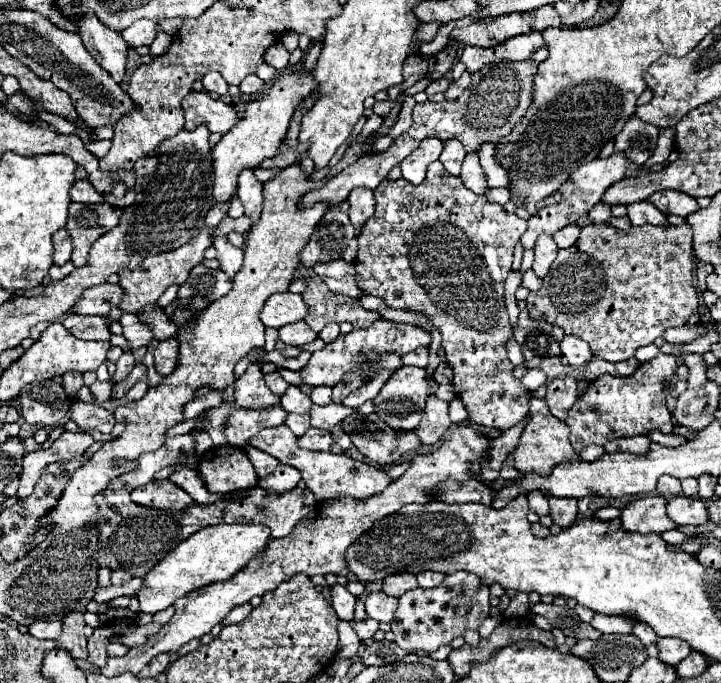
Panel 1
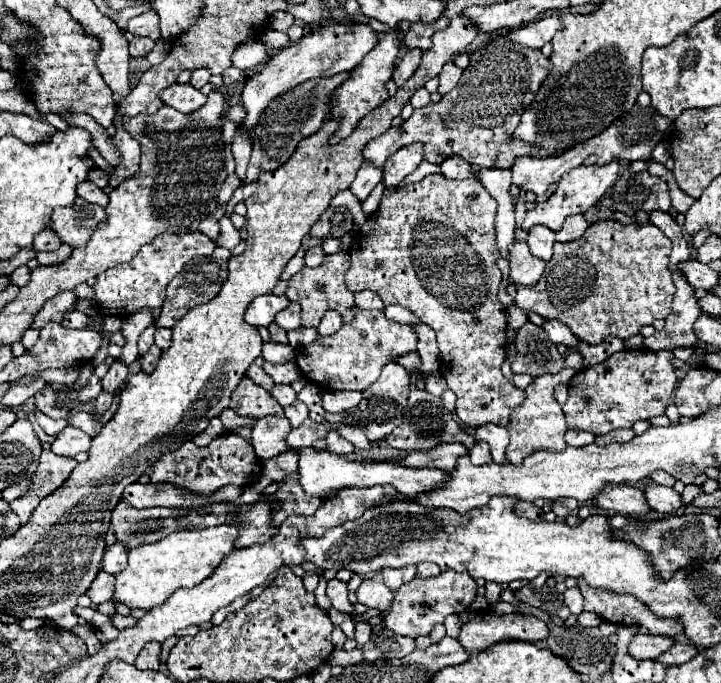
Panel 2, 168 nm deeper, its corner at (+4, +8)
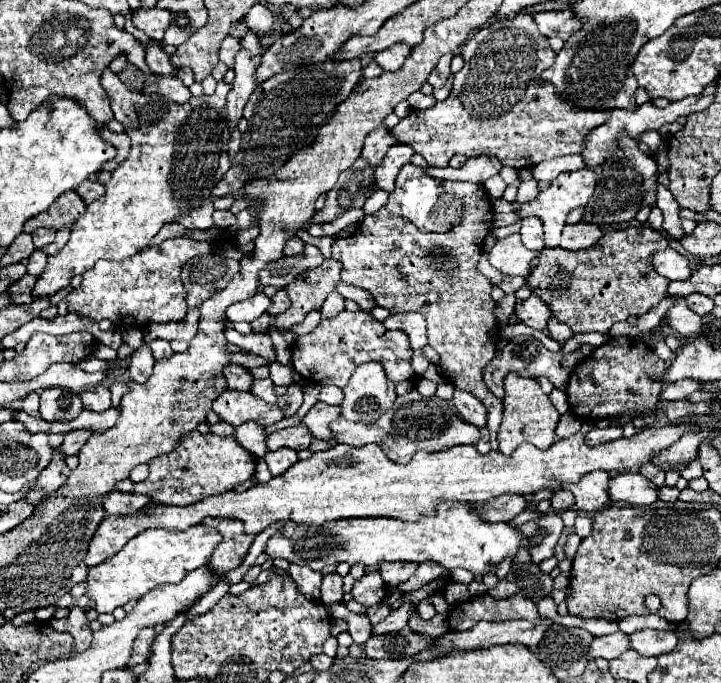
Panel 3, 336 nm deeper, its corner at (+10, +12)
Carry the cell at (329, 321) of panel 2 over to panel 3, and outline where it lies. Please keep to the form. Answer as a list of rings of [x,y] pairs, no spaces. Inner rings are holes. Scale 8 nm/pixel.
[[[333,292],[333,294],[329,294],[327,300],[323,302],[321,316],[335,316],[335,314],[339,314],[341,310],[345,310],[345,298],[343,298],[339,292]]]

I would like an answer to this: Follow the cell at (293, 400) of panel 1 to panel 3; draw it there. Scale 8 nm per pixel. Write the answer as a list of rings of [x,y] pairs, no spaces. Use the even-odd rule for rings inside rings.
[[[263,378],[263,380],[253,380],[253,388],[249,390],[249,392],[253,392],[257,398],[261,398],[261,400],[265,400],[265,402],[277,402],[277,396],[275,396],[275,392],[273,392],[273,382],[271,382],[271,378]]]

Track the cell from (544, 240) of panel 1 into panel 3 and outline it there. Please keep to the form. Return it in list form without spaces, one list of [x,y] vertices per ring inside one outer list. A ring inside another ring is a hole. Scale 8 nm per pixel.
[[[535,216],[521,218],[521,238],[529,250],[543,250],[543,224]]]

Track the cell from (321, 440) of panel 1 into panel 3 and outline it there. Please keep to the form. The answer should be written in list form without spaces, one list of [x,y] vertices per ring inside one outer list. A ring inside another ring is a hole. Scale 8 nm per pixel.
[[[297,424],[291,428],[283,428],[273,432],[267,438],[267,448],[269,450],[277,450],[277,448],[293,448],[293,450],[303,450],[309,448],[313,436],[309,434],[305,424]]]

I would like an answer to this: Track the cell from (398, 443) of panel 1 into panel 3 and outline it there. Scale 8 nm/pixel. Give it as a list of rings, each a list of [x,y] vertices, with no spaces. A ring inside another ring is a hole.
[[[317,402],[305,416],[303,422],[307,424],[311,436],[315,438],[331,438],[331,430],[329,430],[329,422],[337,420],[341,416],[341,408],[339,406],[329,406],[323,402]]]

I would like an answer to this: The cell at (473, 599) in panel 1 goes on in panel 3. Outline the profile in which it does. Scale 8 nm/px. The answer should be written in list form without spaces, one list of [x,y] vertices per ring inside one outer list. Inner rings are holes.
[[[405,600],[397,610],[393,610],[383,622],[375,624],[371,630],[371,636],[379,636],[379,634],[389,634],[389,632],[399,632],[403,626],[407,626],[407,620],[411,616],[411,612],[415,612],[415,604]]]

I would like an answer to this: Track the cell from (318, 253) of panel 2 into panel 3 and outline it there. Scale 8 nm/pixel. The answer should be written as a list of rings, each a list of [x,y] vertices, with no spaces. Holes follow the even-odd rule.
[[[291,236],[287,242],[285,242],[283,254],[284,256],[296,256],[299,252],[303,252],[305,248],[305,242],[299,240],[297,236]]]

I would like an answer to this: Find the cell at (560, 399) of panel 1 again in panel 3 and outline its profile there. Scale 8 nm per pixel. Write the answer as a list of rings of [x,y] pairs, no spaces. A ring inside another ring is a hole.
[[[555,388],[555,390],[549,394],[549,398],[551,398],[553,406],[559,410],[559,414],[565,414],[565,412],[569,410],[569,404],[567,404],[567,400],[565,400],[565,392],[561,392],[561,390]]]

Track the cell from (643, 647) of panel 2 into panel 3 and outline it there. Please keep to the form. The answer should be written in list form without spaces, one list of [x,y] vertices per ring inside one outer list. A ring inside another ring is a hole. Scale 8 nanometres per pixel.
[[[615,632],[615,634],[609,634],[609,636],[593,638],[587,654],[589,654],[591,660],[597,660],[597,658],[613,660],[613,658],[621,656],[625,650],[629,650],[629,636],[623,634],[623,632]]]

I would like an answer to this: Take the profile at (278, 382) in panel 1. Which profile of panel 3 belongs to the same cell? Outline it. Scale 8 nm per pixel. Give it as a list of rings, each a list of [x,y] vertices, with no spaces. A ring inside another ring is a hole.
[[[229,364],[225,368],[225,380],[227,380],[227,390],[249,390],[253,376],[239,364]]]

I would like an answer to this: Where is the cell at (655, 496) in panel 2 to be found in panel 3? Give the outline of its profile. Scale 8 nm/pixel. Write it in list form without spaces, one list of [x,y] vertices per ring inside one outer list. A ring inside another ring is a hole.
[[[639,472],[613,474],[609,480],[609,498],[613,502],[627,502],[633,506],[651,506],[657,498],[657,486],[653,486]]]

